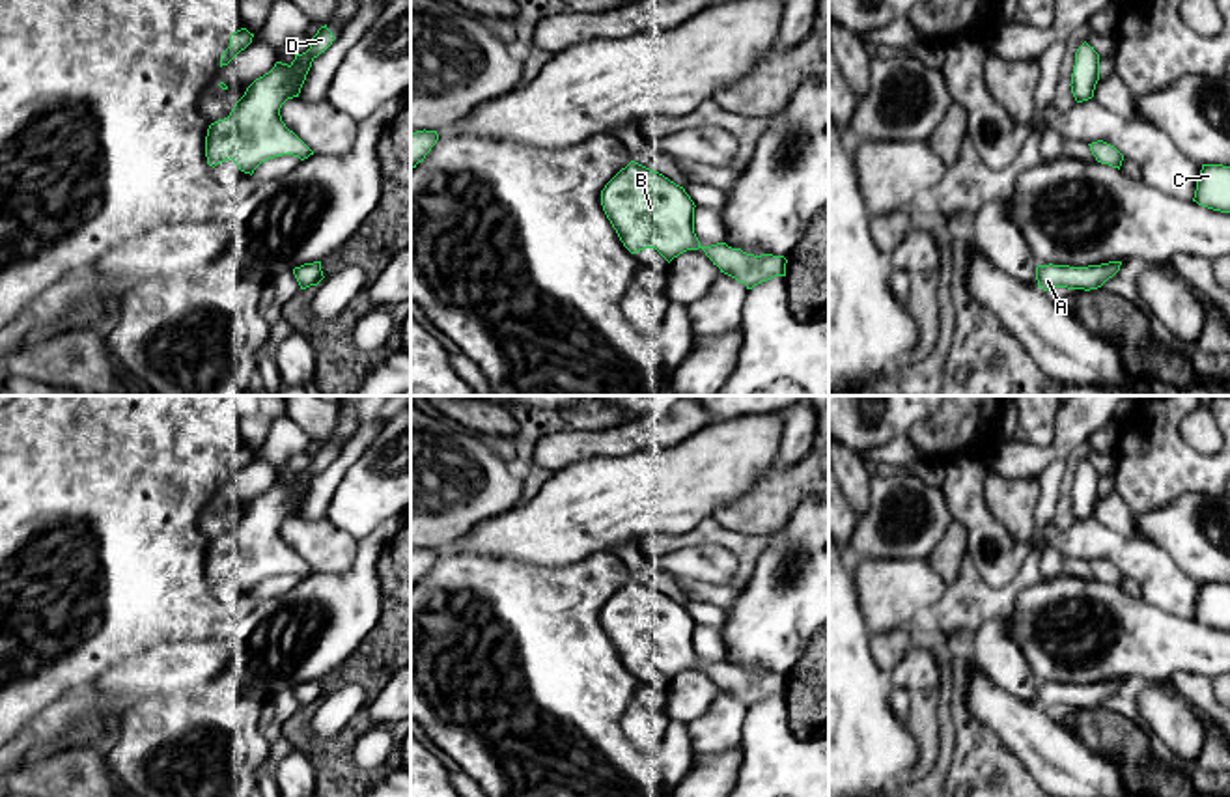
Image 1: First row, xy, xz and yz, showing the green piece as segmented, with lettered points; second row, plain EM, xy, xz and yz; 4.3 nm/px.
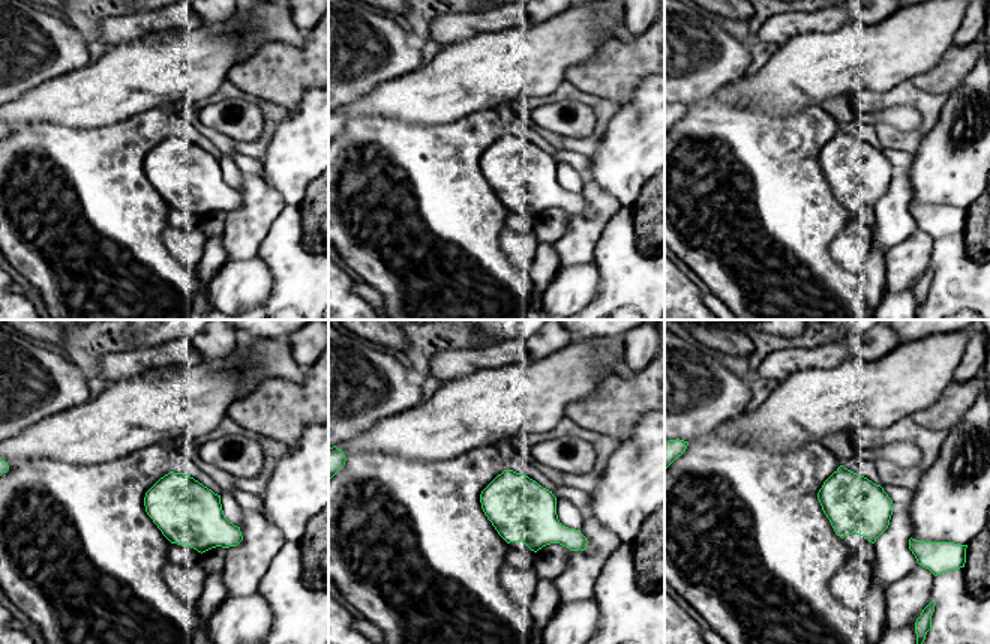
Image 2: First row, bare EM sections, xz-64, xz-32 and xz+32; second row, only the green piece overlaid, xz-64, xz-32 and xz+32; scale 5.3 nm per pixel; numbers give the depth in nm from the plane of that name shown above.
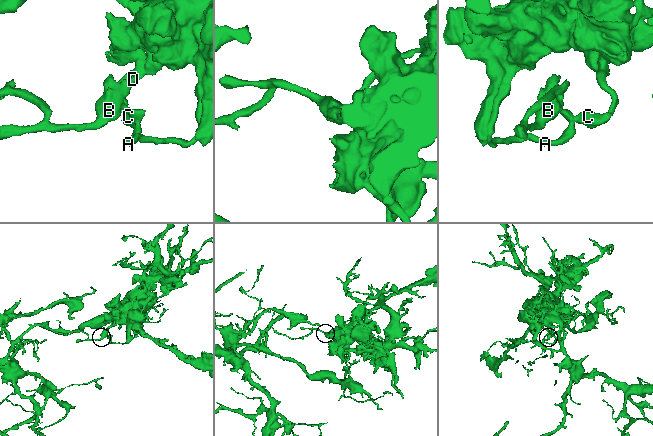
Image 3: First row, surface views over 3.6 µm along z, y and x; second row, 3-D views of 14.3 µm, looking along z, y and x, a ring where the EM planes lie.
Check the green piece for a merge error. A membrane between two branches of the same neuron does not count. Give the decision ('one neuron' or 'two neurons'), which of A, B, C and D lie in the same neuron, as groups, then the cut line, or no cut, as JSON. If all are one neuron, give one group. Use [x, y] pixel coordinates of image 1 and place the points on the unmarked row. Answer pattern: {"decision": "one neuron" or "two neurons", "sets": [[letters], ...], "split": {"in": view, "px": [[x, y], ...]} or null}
{"decision": "two neurons", "sets": [["A"], ["B", "C", "D"]], "split": {"in": "xz", "px": [[728, 665], [728, 672], [719, 685]]}}

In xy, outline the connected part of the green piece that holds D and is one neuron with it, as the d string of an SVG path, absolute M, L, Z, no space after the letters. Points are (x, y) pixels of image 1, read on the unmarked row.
M325 444L312 455L310 467L295 472L287 483L276 480L263 495L256 496L235 521L230 534L209 543L205 575L209 584L233 579L241 590L254 588L274 575L293 573L301 579L314 569L286 545L280 526L287 517L299 515L312 480L325 470L336 455Z

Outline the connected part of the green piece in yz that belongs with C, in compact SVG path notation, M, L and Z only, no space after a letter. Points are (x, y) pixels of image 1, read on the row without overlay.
M1202 582L1193 620L1213 629L1230 631L1230 584Z

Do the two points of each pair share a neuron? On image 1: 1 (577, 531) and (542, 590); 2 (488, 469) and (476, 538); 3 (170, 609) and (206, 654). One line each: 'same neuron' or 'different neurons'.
1: different neurons
2: different neurons
3: different neurons

